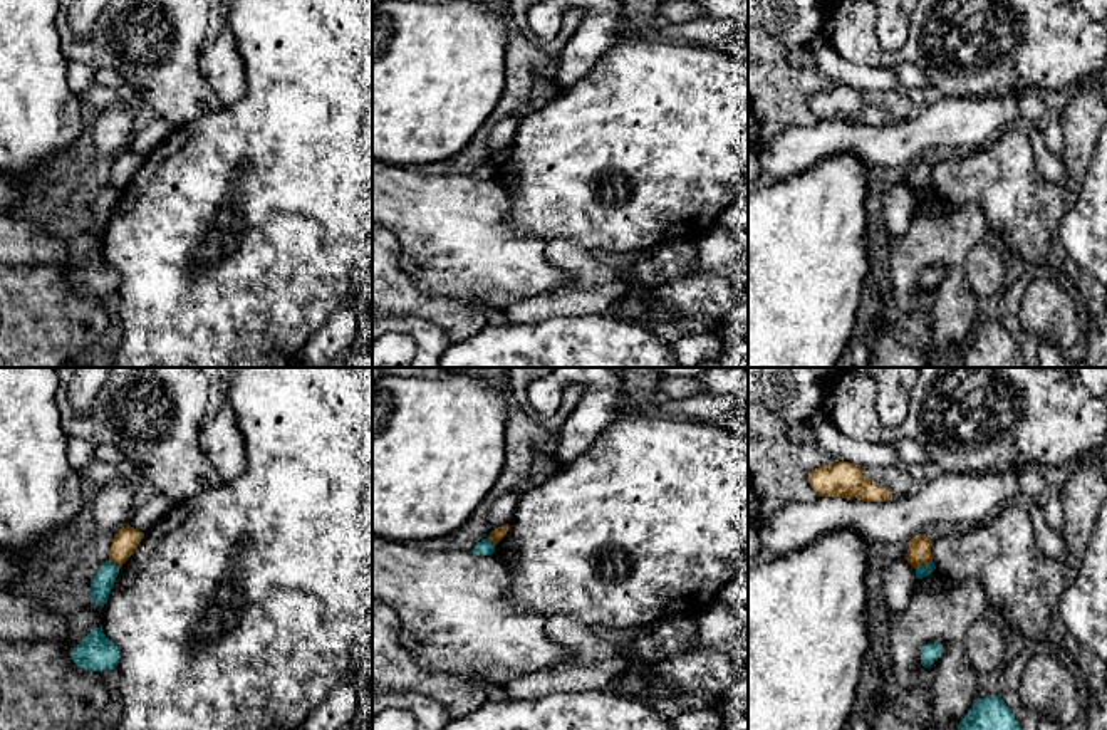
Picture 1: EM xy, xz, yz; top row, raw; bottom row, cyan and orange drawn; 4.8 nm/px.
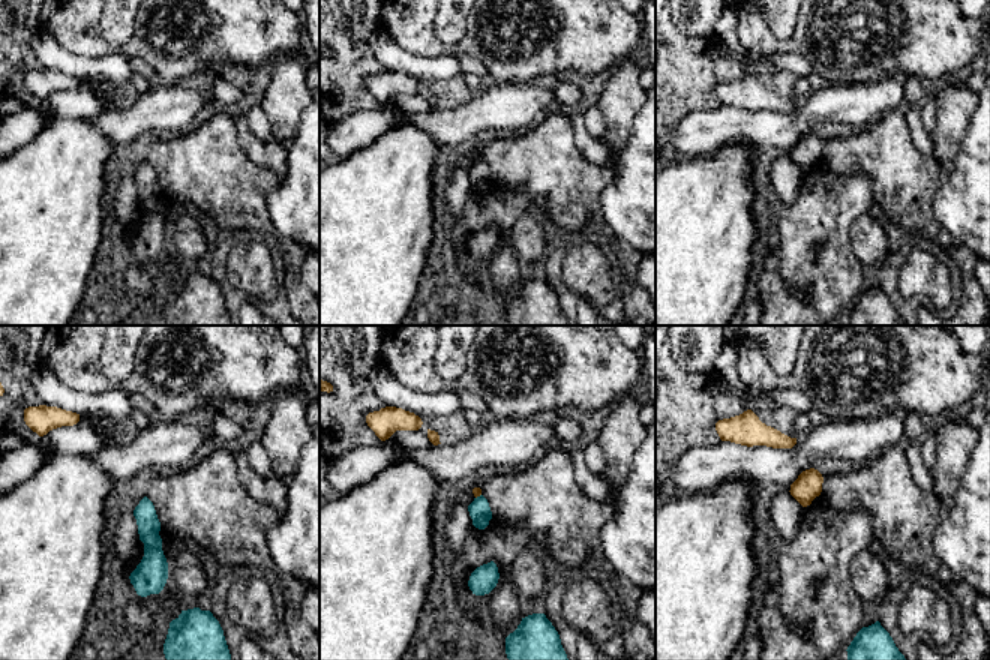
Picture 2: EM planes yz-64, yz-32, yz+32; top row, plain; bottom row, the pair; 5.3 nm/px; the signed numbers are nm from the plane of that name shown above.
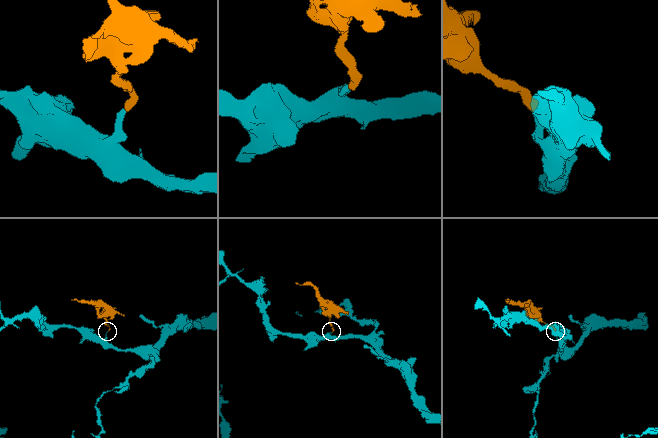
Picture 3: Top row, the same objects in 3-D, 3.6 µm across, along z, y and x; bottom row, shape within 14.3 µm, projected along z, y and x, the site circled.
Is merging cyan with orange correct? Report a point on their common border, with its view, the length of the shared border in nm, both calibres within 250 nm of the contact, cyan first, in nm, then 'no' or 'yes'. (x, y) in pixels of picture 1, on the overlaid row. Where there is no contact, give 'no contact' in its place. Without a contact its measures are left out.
contact yz (923, 564); length 90 nm; calibres 60 and 110 nm; no

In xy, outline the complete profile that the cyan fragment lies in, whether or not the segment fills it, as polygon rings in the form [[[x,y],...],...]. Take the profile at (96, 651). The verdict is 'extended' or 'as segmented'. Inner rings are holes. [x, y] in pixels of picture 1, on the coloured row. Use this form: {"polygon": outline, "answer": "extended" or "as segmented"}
{"polygon": [[[102,626],[91,631],[70,653],[74,663],[84,670],[116,670],[119,648],[102,633]]], "answer": "as segmented"}

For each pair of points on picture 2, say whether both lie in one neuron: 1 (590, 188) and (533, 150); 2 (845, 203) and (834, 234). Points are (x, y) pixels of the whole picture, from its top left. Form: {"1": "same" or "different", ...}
{"1": "same", "2": "same"}

